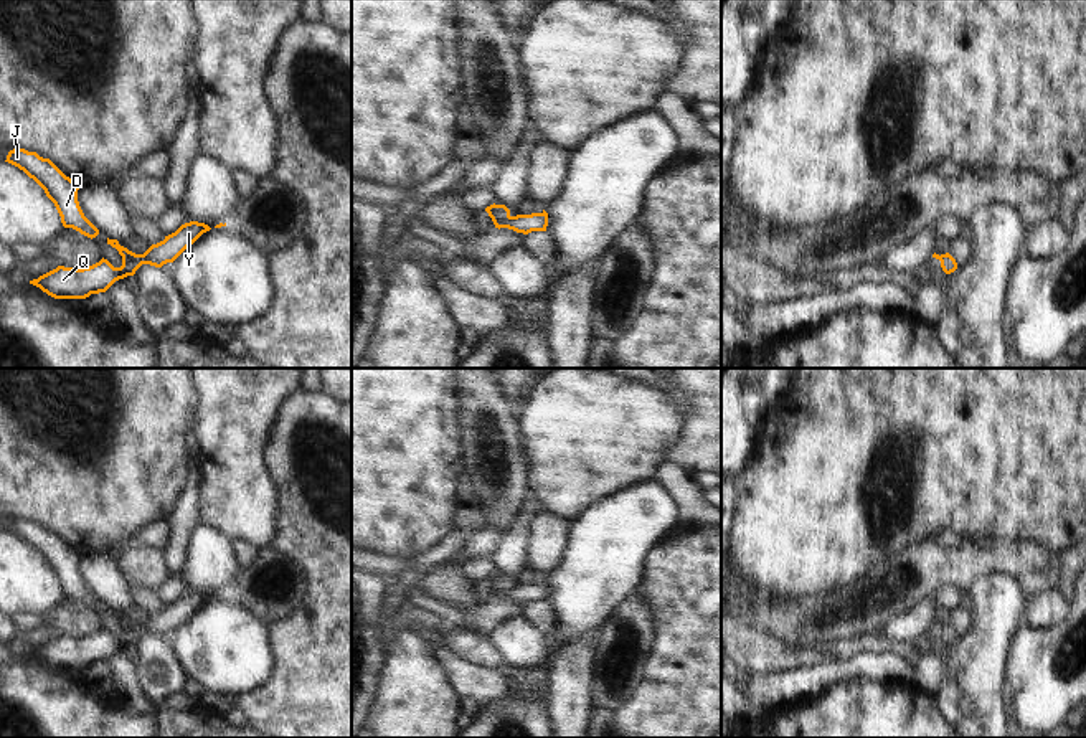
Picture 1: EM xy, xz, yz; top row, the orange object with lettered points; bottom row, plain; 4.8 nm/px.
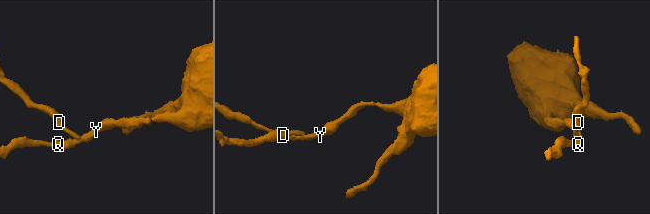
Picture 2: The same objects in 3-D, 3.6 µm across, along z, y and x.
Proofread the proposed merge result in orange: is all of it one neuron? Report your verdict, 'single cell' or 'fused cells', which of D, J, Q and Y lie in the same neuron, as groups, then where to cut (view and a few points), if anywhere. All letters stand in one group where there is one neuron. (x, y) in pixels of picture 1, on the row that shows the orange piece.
fused cells; D J / Q Y; cut in xy along (139, 255), (134, 260), (122, 260)

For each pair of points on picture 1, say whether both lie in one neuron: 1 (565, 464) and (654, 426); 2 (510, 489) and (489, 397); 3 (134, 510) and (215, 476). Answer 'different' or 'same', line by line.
1: same
2: same
3: different

